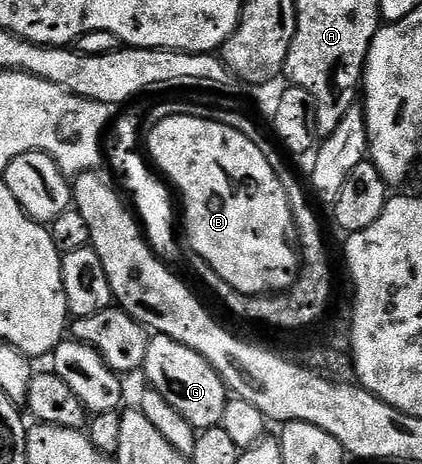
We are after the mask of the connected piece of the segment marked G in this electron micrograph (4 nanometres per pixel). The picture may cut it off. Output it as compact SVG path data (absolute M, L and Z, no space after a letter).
M152 334L149 341L149 353L145 353L141 371L142 374L147 374L147 379L151 382L148 383L150 390L161 393L161 397L165 397L165 401L169 401L169 405L173 405L173 409L177 409L177 413L181 413L181 417L185 417L185 421L189 421L189 425L193 425L196 432L208 431L210 427L222 424L225 417L225 405L229 398L227 385L217 373L217 369L213 369L213 365L205 361L205 357L201 357L201 353L173 341L173 337Z

